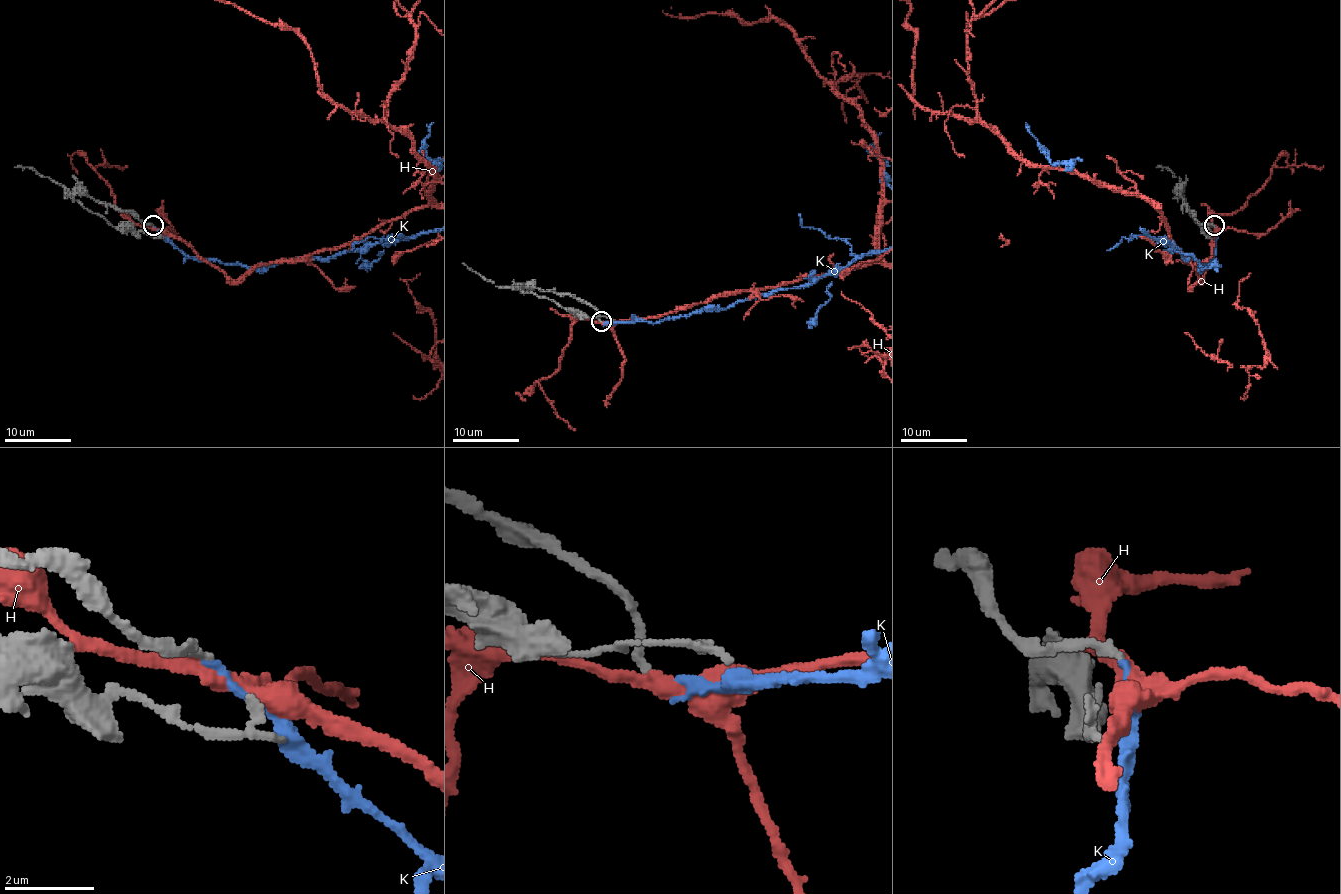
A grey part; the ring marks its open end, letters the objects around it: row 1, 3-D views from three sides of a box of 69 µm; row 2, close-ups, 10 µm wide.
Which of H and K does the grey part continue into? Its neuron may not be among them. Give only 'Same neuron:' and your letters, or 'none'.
Same neuron: K

